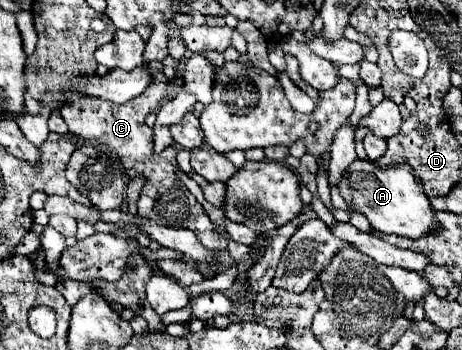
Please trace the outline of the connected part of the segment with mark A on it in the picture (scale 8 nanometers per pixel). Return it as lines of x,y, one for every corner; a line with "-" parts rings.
358,159
350,165
338,189
346,203
354,211
364,213
370,225
380,233
394,233
408,239
420,239
422,235
428,235
428,231
440,229
440,221
436,219
436,213
424,193
422,183
406,165
372,167
368,161

